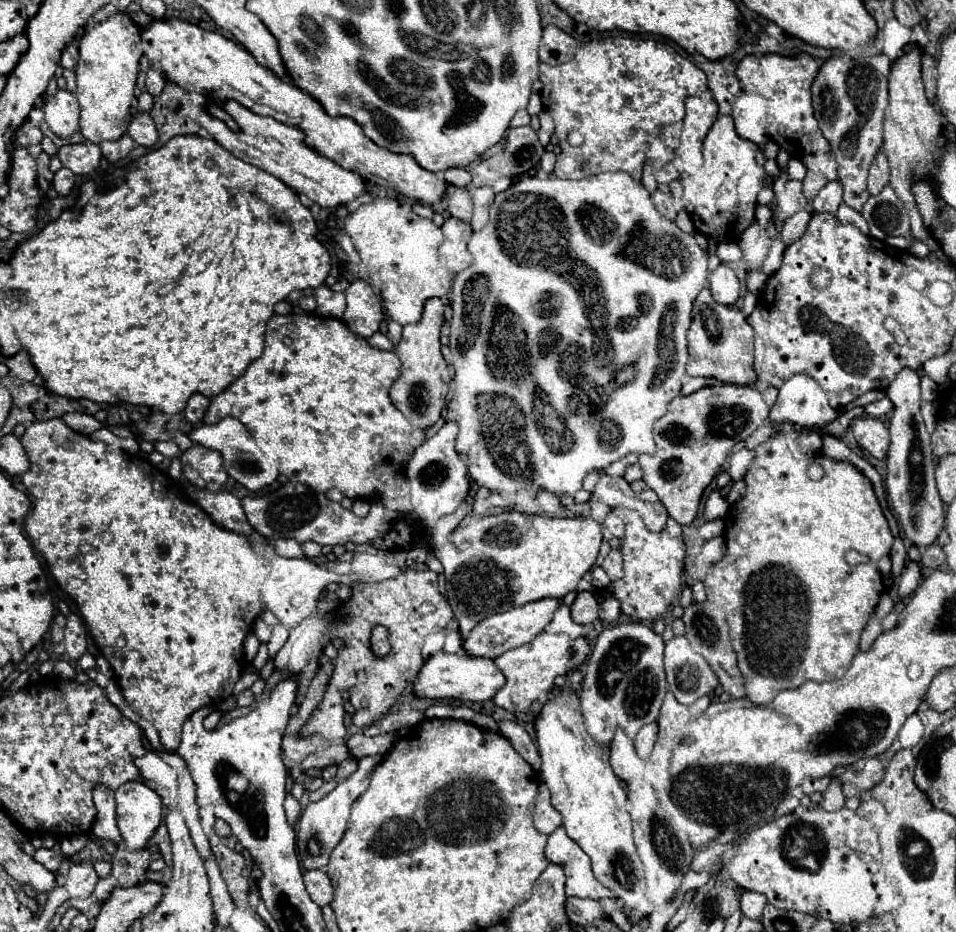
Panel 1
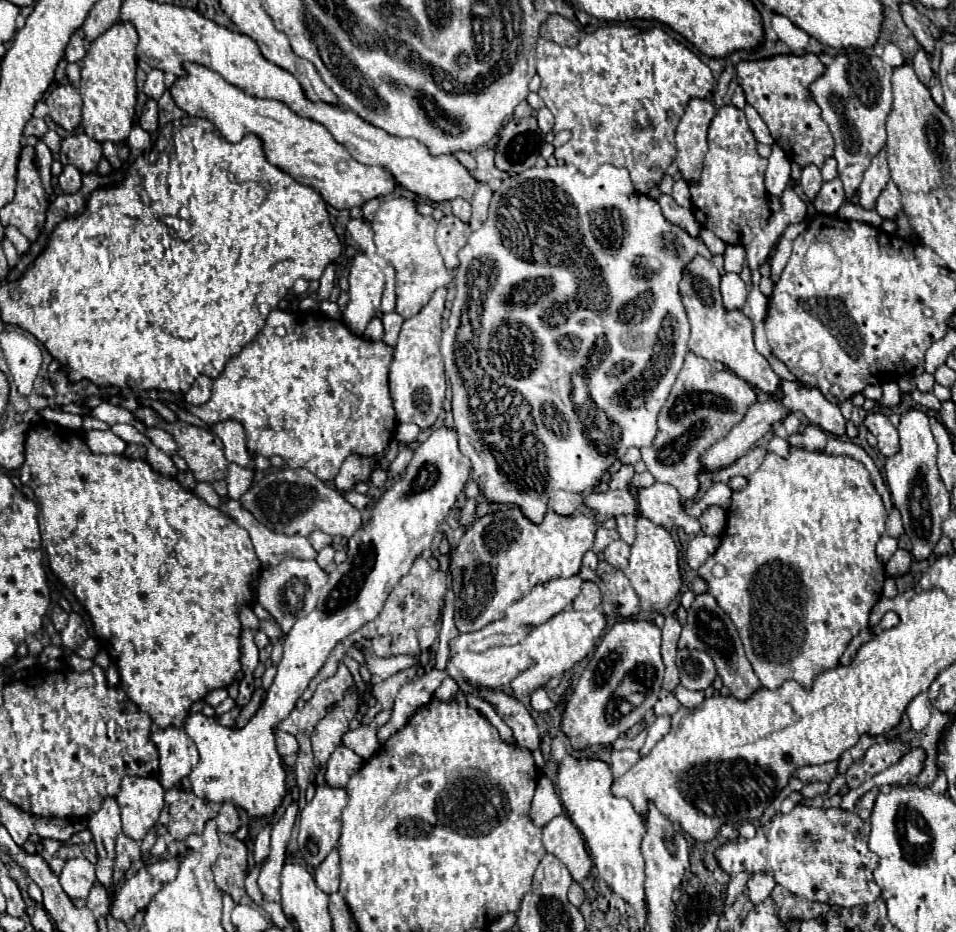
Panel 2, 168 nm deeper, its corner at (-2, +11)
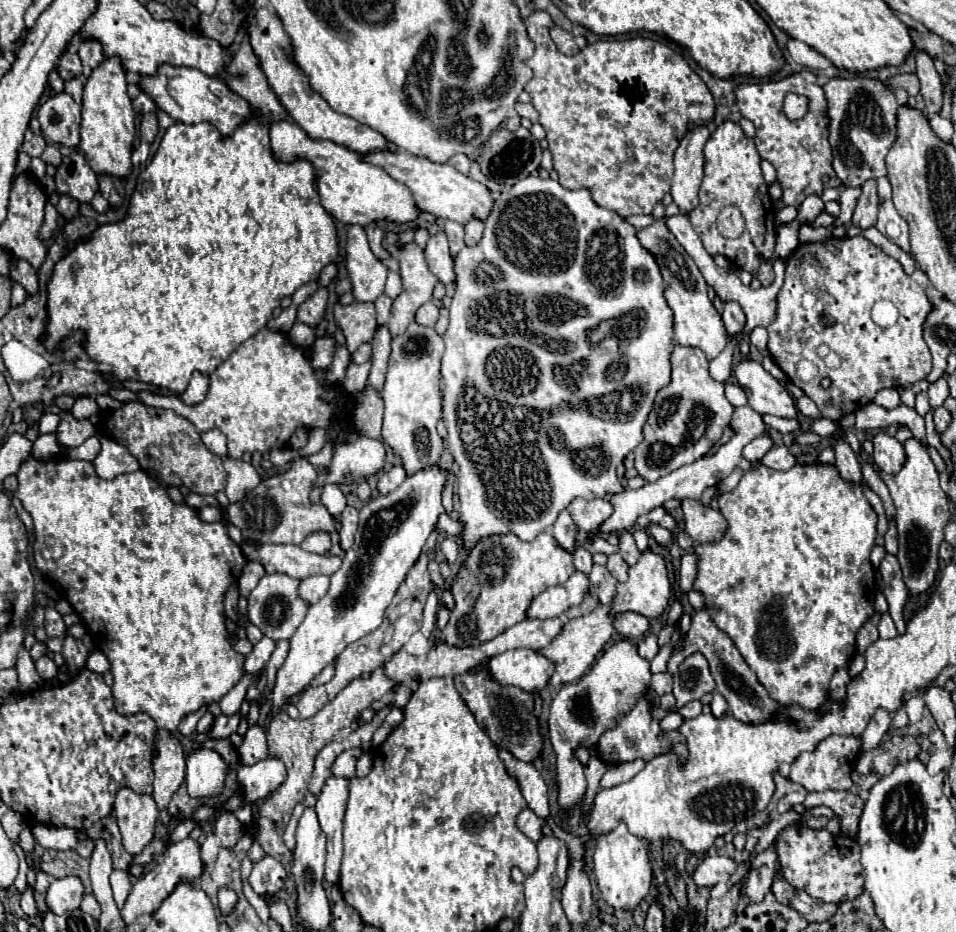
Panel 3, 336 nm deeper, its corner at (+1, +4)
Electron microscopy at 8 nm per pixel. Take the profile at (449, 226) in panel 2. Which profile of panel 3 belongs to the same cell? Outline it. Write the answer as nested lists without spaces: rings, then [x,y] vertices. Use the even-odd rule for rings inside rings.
[[[444,231],[430,237],[424,253],[426,253],[426,261],[428,261],[430,271],[440,279],[440,283],[452,283],[456,279],[452,255],[448,249],[448,237]]]

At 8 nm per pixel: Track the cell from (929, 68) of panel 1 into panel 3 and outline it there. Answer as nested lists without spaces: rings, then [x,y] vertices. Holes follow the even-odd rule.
[[[904,73],[904,75],[896,75],[892,77],[892,81],[898,85],[898,87],[904,87],[908,91],[910,97],[916,97],[918,91],[920,91],[920,81],[916,77],[916,73]]]

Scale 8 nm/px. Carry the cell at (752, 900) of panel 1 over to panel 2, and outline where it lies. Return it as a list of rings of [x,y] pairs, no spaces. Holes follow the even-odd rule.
[[[757,872],[747,882],[747,896],[751,898],[753,904],[759,904],[765,898],[769,898],[769,894],[771,894],[773,888],[775,888],[773,876],[769,872]]]

